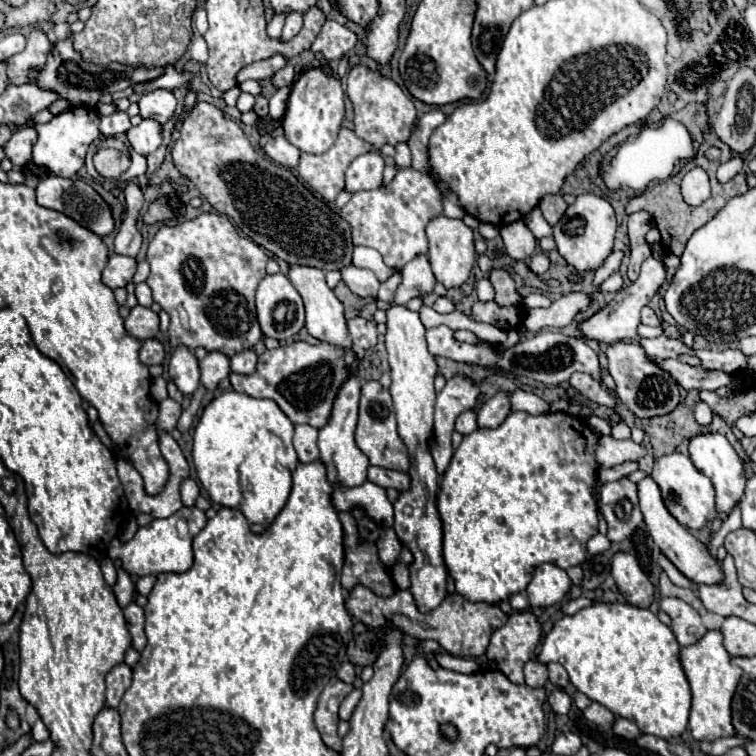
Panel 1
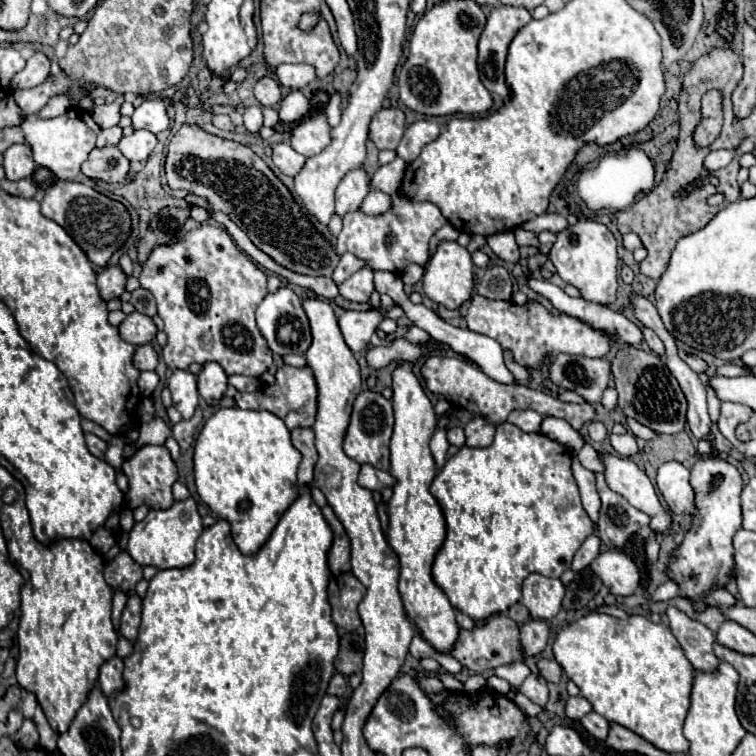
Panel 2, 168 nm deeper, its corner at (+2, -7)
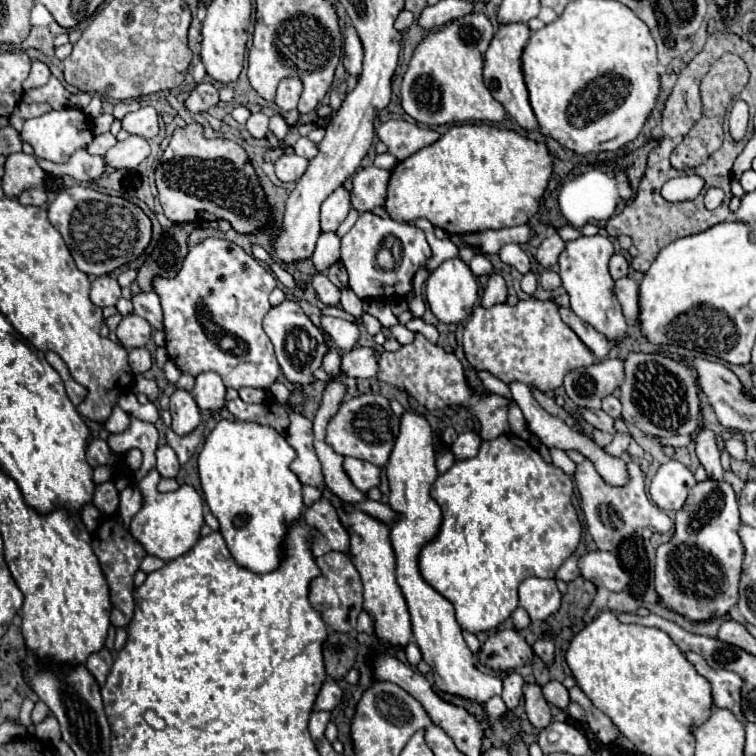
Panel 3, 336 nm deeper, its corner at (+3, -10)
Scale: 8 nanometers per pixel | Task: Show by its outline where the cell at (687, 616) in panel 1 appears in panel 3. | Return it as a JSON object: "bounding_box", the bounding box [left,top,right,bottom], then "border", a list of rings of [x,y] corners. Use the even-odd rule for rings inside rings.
{"bounding_box":[686,651,744,721],"border":[[[688,651],[686,659],[696,667],[696,671],[706,677],[712,685],[712,697],[714,697],[714,705],[720,709],[730,709],[738,721],[744,721],[742,709],[740,709],[740,687],[742,687],[742,679],[734,673],[734,671],[718,671],[712,669],[702,655]]]}

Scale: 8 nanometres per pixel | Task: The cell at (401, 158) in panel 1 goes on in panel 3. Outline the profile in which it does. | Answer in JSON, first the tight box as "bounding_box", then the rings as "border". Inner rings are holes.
{"bounding_box":[350,167,390,213],"border":[[[378,167],[358,169],[352,177],[352,191],[350,191],[352,207],[358,213],[364,213],[384,205],[388,179],[390,179],[390,171],[386,169],[378,169]]]}

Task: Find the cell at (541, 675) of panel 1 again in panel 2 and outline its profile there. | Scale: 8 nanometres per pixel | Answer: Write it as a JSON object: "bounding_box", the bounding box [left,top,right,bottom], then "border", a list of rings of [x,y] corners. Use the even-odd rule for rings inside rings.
{"bounding_box":[519,674,549,706],"border":[[[531,674],[525,678],[525,682],[521,684],[519,692],[523,692],[527,698],[531,698],[535,704],[545,706],[549,700],[549,690],[547,690],[547,682],[539,676],[539,674]]]}

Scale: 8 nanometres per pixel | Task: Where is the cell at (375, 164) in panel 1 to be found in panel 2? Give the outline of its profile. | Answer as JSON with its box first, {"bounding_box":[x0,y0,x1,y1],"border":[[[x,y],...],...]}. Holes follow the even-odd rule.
{"bounding_box":[335,168,371,216],"border":[[[355,168],[347,172],[347,176],[337,186],[335,194],[335,212],[339,216],[345,216],[347,212],[359,210],[365,196],[371,190],[371,178],[363,168]]]}

